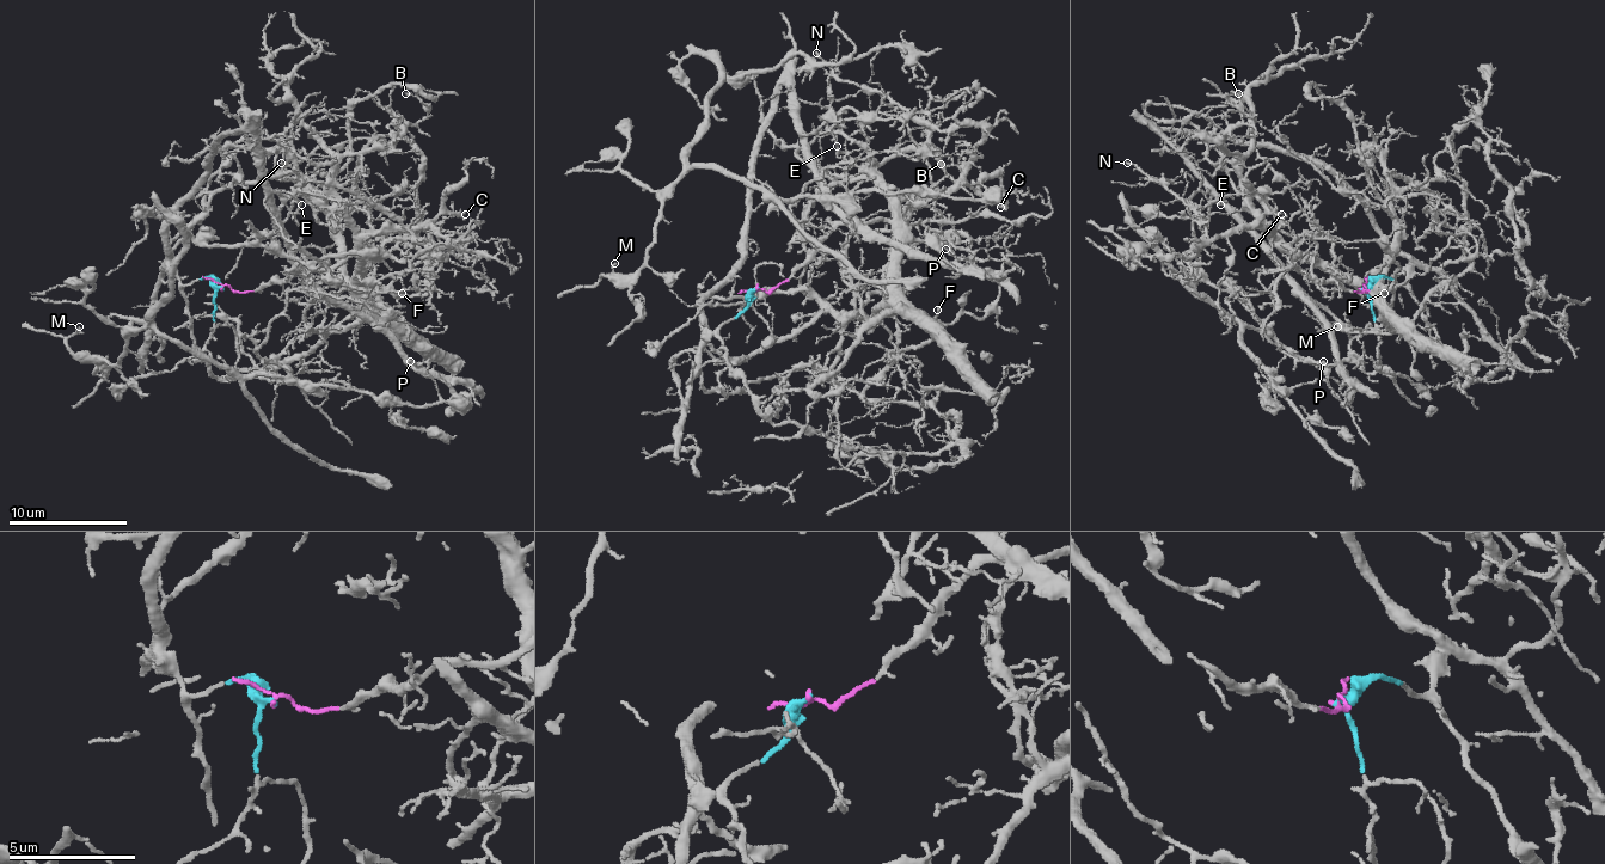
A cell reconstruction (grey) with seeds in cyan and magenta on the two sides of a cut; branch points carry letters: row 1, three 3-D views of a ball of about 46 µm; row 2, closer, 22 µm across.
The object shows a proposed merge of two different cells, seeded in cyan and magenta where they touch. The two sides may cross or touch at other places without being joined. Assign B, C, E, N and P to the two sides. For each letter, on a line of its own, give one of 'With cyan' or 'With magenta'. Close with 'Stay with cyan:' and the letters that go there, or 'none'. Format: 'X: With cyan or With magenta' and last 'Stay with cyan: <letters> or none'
B: With magenta
C: With magenta
E: With cyan
N: With magenta
P: With cyan
Stay with cyan: E, P

